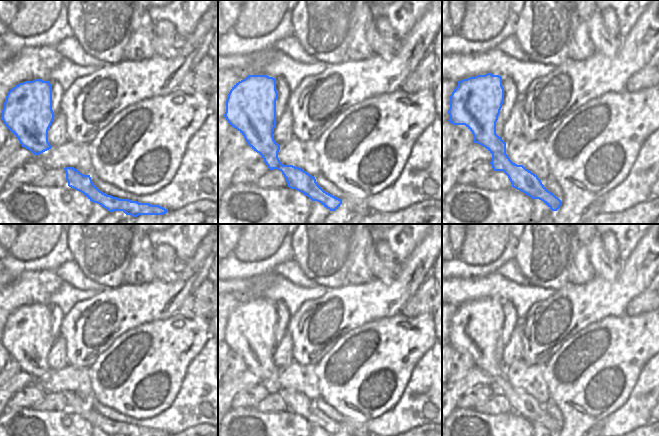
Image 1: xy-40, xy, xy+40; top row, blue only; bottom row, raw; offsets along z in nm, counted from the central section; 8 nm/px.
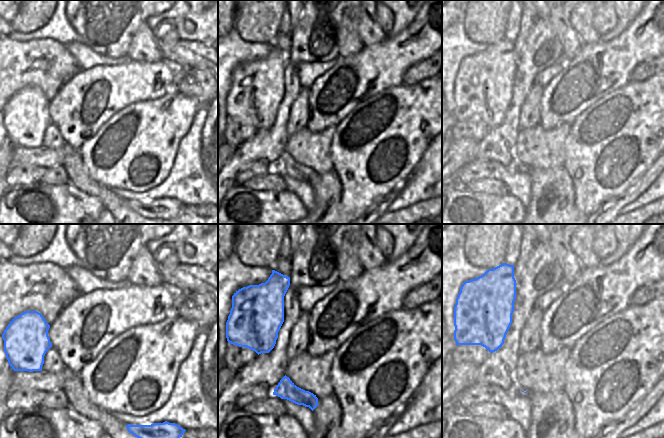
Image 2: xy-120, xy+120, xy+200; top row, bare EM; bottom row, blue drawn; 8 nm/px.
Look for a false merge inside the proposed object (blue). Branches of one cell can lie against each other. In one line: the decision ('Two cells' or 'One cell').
One cell.

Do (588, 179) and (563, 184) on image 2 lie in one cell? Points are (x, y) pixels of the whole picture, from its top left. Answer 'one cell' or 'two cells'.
two cells

